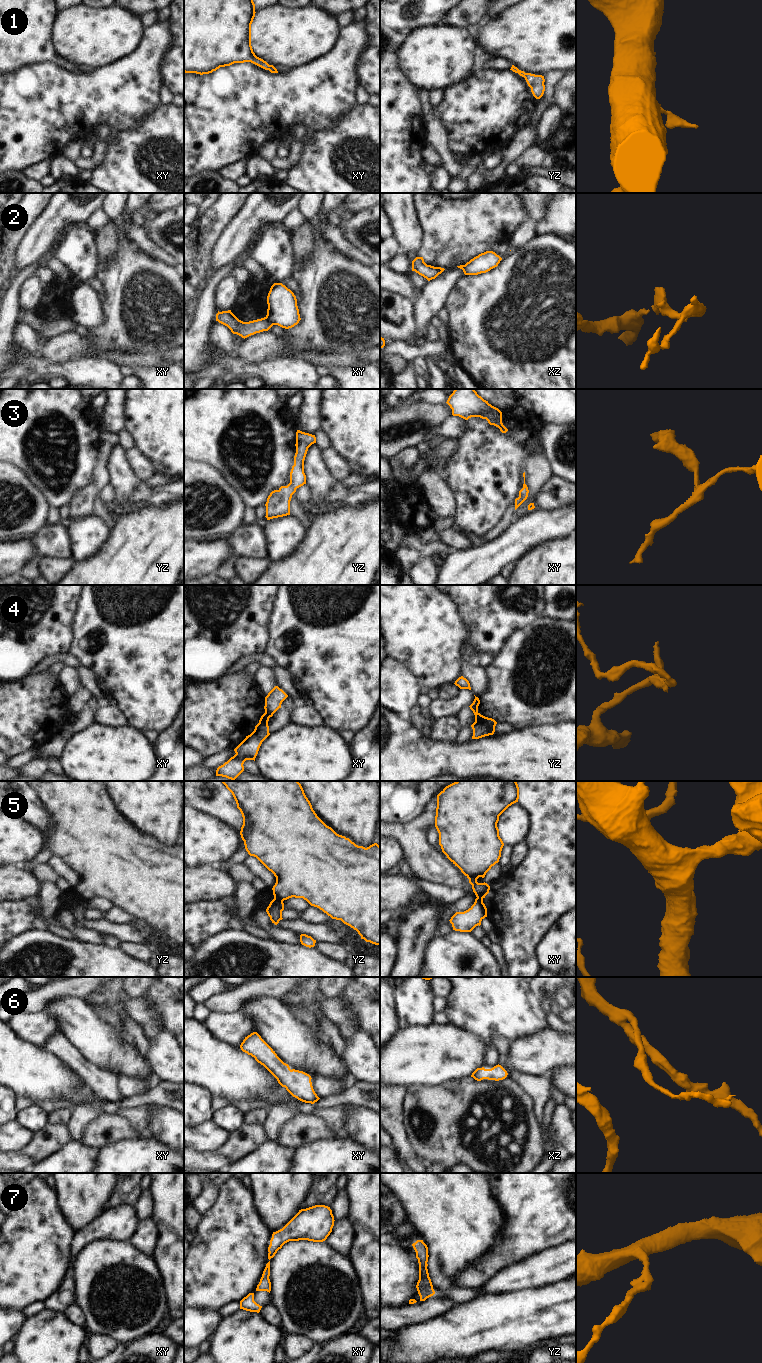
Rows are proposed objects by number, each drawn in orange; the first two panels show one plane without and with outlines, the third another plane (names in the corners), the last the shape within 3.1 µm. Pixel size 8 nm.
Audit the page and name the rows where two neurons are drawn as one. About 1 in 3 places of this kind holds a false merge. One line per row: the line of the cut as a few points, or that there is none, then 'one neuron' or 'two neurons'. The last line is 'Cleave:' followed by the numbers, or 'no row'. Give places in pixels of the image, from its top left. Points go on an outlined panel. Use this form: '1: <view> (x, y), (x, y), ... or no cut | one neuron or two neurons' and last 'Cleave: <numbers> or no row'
1: no cut | one neuron
2: xy (265, 317), (274, 324) | two neurons
3: no cut | one neuron
4: xy (264, 713), (269, 717) | two neurons
5: yz (274, 897), (282, 901) | two neurons
6: no cut | one neuron
7: no cut | one neuron
Cleave: 2, 4, 5

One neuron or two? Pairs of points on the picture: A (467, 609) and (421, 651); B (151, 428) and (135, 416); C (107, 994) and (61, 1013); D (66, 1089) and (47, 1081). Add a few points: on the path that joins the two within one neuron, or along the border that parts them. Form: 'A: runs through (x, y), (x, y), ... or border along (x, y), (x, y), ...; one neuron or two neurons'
A: border along (449, 595), (467, 625), (469, 637); two neurons
B: runs through (147, 424), (139, 416); one neuron
C: border along (91, 1007), (93, 1012), (107, 1024); two neurons
D: runs through (61, 1084), (57, 1081), (52, 1081); one neuron

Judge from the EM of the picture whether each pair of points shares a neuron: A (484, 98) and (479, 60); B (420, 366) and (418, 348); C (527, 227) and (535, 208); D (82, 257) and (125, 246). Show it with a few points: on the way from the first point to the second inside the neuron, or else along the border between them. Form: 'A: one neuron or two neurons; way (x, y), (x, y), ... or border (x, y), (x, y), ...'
A: two neurons; border (481, 66), (476, 71)
B: two neurons; border (424, 358), (417, 357), (413, 359)
C: one neuron; way (531, 222), (535, 213)
D: two neurons; border (98, 260), (94, 276)

